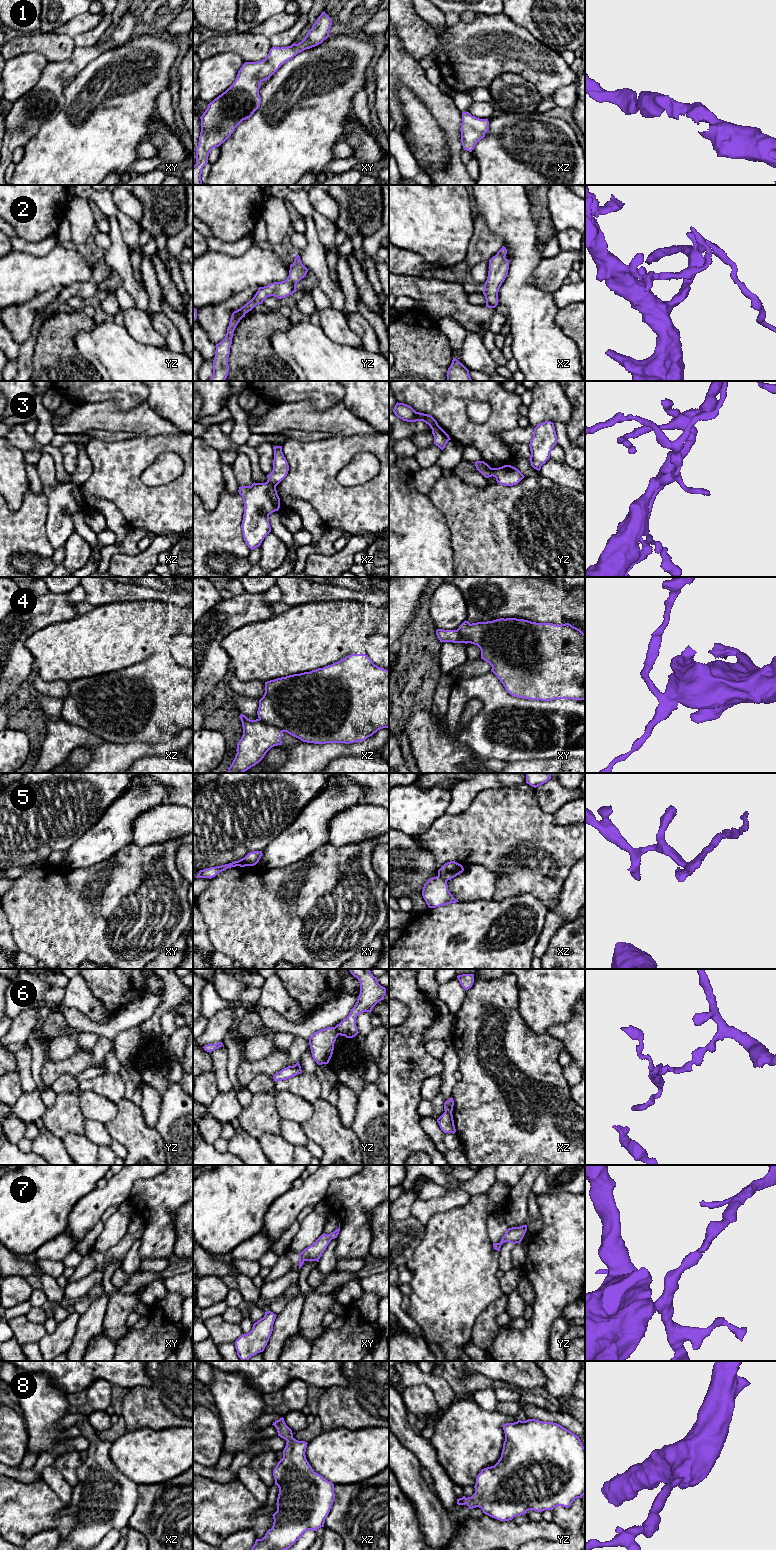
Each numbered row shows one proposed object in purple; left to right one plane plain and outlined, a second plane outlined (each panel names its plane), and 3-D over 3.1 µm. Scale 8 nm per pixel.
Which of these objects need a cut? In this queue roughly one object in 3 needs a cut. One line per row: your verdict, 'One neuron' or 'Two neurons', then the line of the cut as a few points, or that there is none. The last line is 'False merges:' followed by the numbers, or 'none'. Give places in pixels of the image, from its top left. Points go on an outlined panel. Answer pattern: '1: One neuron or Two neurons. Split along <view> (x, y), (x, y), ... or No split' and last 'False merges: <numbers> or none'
1: One neuron. No split
2: One neuron. No split
3: Two neurons. Split along xz (267, 481), (275, 487)
4: Two neurons. Split along xz (258, 719), (283, 731)
5: Two neurons. Split along xy (244, 857), (247, 865)
6: Two neurons. Split along yz (335, 1026), (339, 1034)
7: One neuron. No split
8: One neuron. No split
False merges: 3, 4, 5, 6

